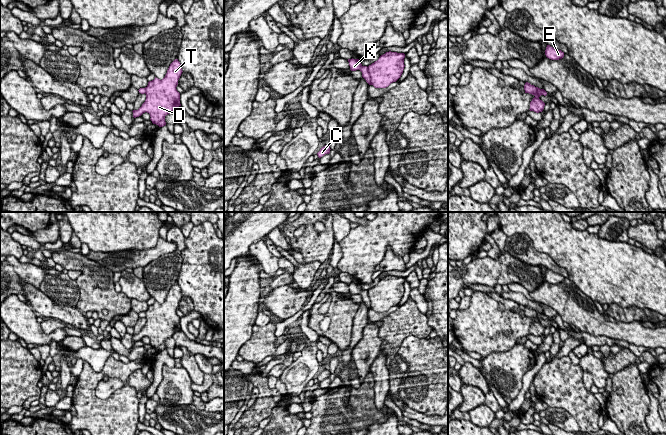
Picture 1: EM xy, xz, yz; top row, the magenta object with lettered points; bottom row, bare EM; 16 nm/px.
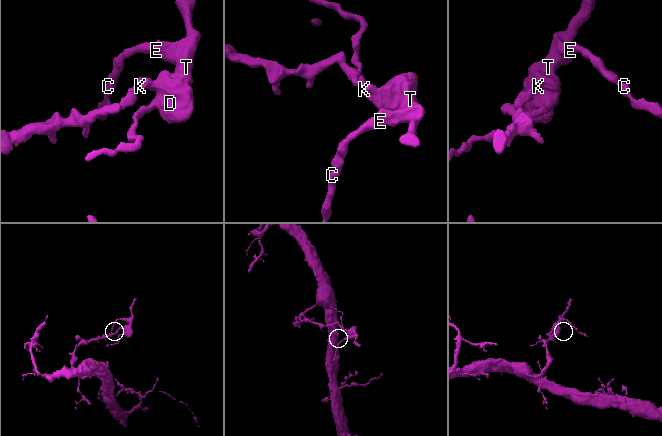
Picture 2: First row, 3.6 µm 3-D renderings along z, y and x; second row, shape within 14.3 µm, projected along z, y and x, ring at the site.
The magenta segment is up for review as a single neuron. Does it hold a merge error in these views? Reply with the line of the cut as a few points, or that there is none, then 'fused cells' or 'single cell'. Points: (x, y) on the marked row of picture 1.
cut in xz along (367, 67), (371, 84); fused cells

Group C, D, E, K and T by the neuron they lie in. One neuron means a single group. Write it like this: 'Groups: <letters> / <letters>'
Groups: C D E T / K

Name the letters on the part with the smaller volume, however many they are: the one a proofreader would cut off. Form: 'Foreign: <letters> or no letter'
Foreign: C, D, E, T

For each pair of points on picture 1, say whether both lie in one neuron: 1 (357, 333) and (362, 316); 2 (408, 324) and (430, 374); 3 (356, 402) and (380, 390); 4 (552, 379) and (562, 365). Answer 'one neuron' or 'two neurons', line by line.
1: one neuron
2: two neurons
3: two neurons
4: one neuron

